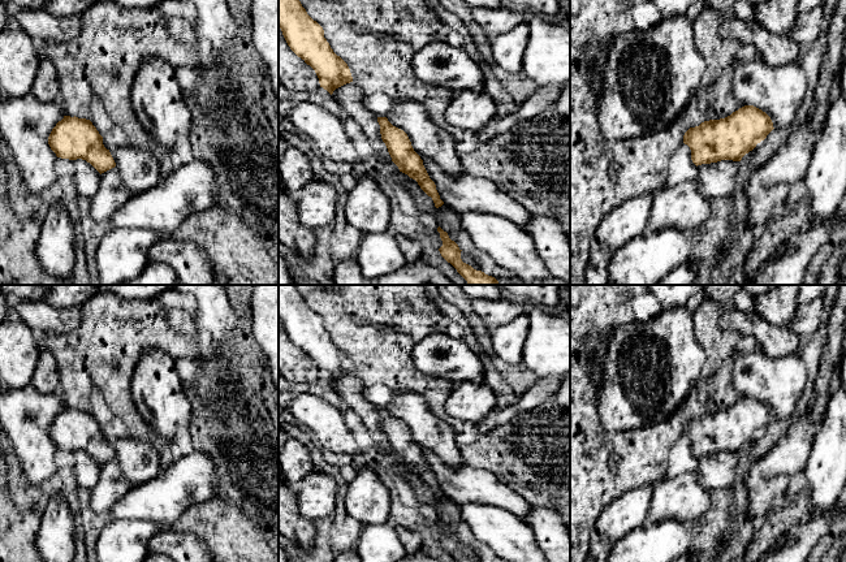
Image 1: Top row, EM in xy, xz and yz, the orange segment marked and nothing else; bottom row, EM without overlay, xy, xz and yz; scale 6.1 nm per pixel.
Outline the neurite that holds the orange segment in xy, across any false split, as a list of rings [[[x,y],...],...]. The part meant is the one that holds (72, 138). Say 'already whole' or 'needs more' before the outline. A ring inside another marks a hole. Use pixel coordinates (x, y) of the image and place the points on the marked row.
needs more; [[[64,116],[52,129],[48,144],[57,157],[74,161],[75,190],[87,199],[95,195],[100,174],[116,167],[103,137],[86,118]]]

